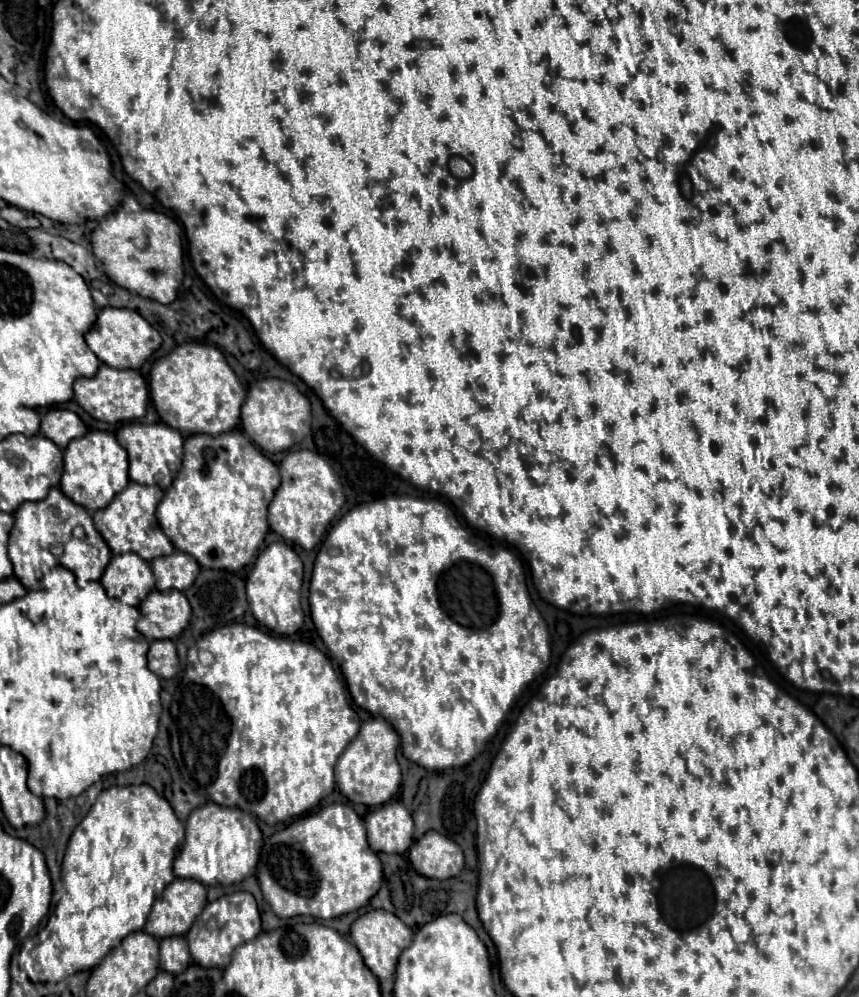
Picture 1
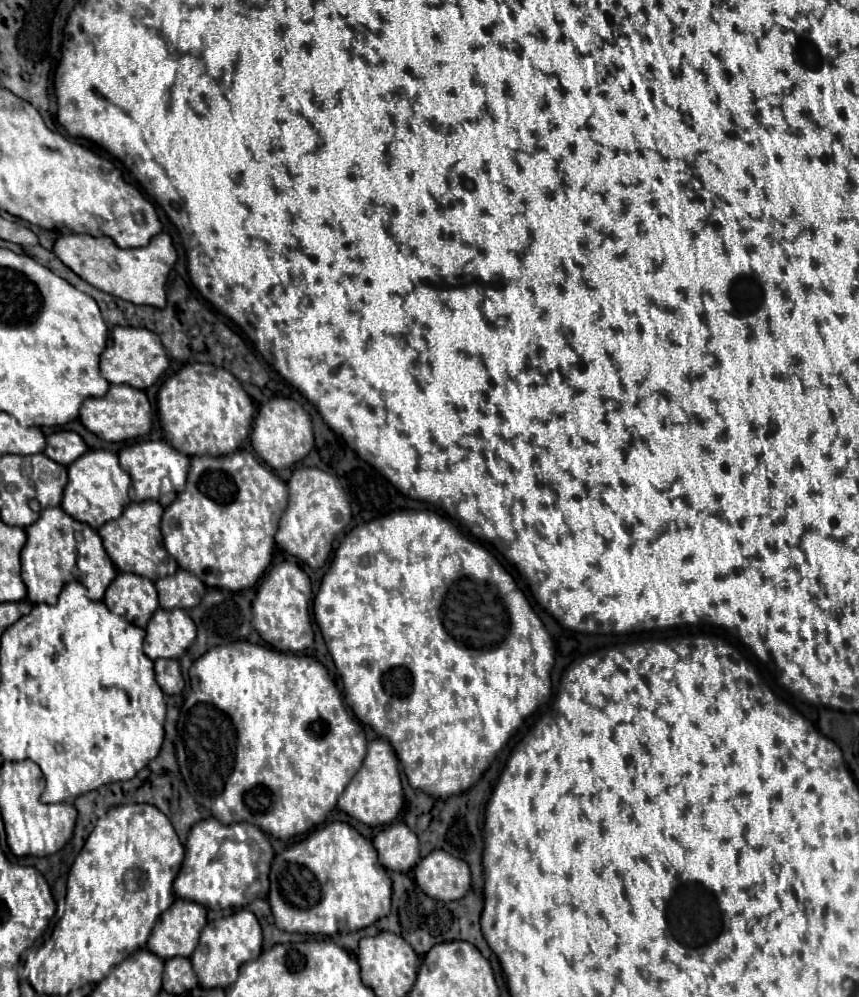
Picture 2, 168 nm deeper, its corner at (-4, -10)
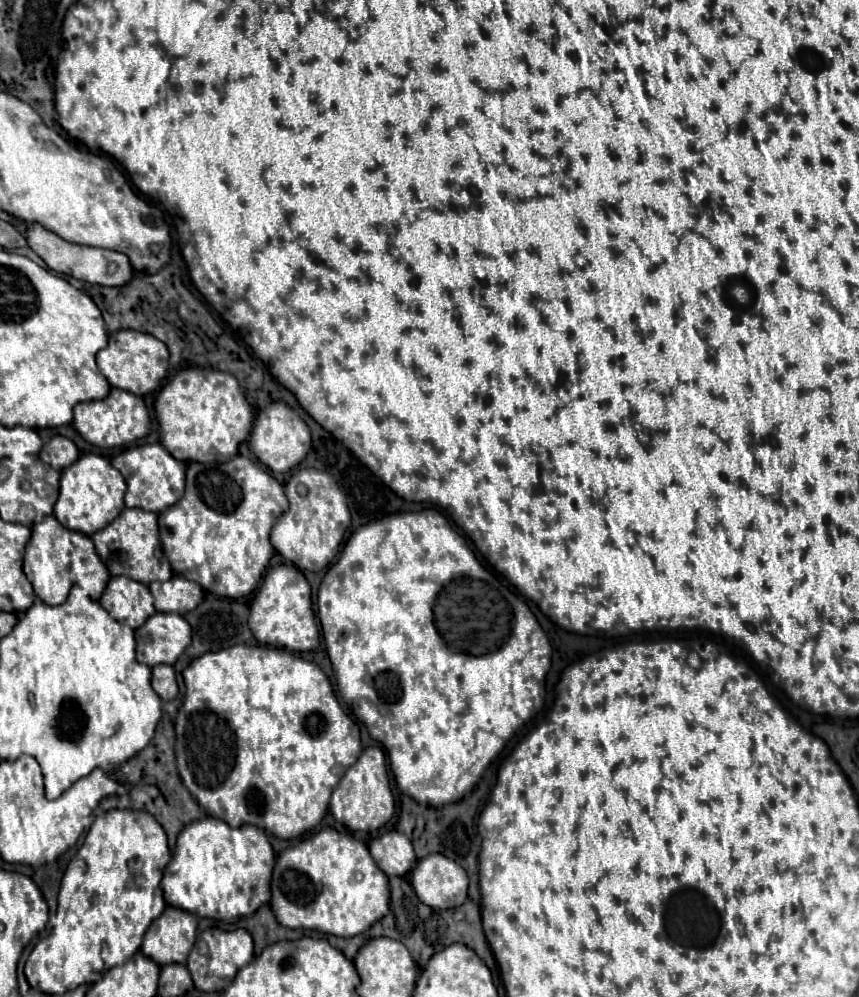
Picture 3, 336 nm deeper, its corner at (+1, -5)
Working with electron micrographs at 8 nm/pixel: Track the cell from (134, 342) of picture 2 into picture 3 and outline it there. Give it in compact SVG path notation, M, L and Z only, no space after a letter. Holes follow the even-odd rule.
M124 329L110 335L108 347L96 355L96 363L112 387L118 387L122 391L142 397L152 393L160 385L160 381L166 377L168 349L162 341L156 341L156 337L148 337L146 333Z

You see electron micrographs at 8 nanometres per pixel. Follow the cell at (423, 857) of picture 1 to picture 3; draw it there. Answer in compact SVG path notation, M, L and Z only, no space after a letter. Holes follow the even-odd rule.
M440 853L420 859L410 883L418 899L432 909L456 909L468 899L466 871Z

